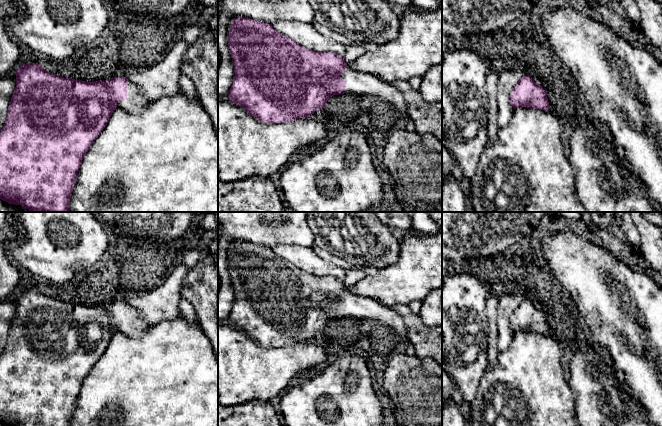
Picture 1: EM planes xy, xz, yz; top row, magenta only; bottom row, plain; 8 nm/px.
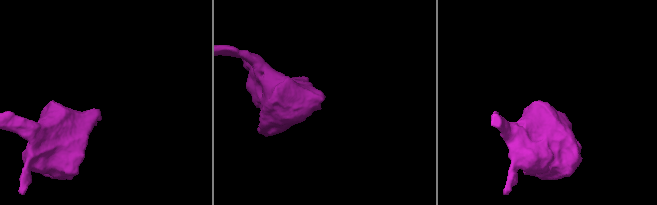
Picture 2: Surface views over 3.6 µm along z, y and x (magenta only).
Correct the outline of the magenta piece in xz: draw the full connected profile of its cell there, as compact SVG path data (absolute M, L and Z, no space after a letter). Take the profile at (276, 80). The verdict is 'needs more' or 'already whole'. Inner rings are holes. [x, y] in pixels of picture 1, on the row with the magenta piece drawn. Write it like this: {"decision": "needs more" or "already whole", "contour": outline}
{"decision": "needs more", "contour": "M233 18L227 32L227 43L235 73L228 92L230 101L265 124L308 118L314 111L325 108L330 97L344 93L370 95L390 103L407 116L402 93L392 84L373 74L349 68L345 60L335 53L306 49L276 31L272 24L250 18Z"}

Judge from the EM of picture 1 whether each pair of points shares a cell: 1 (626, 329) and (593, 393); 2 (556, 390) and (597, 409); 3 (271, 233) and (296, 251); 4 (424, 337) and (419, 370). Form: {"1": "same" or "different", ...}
{"1": "different", "2": "different", "3": "different", "4": "different"}

